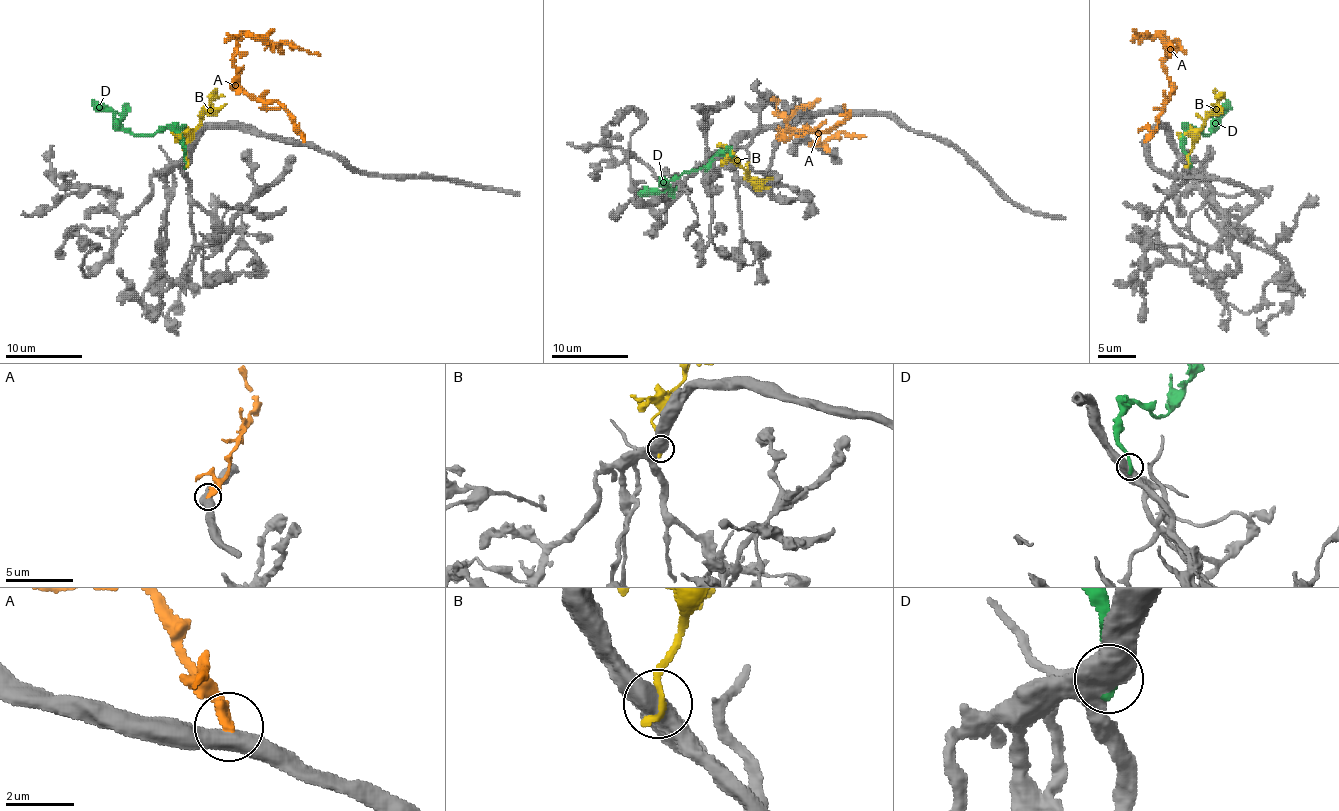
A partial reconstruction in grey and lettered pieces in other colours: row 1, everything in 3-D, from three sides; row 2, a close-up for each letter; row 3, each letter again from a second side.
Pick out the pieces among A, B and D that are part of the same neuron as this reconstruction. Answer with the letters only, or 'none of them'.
none of them

